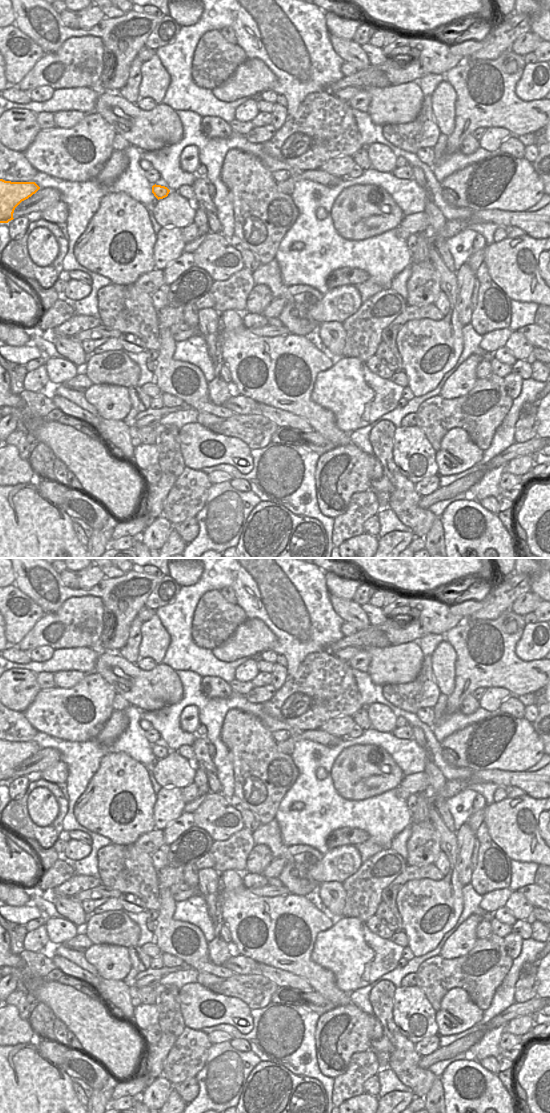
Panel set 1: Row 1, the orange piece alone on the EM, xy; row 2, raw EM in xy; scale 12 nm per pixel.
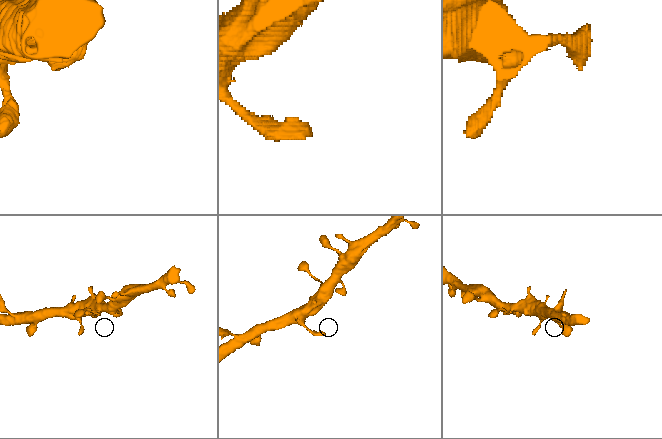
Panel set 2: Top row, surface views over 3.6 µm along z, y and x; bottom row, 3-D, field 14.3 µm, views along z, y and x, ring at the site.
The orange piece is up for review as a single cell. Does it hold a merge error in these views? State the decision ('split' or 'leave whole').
leave whole

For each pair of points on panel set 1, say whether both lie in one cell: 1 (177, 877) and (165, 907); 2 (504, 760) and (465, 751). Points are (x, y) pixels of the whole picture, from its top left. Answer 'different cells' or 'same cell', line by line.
1: different cells
2: same cell

